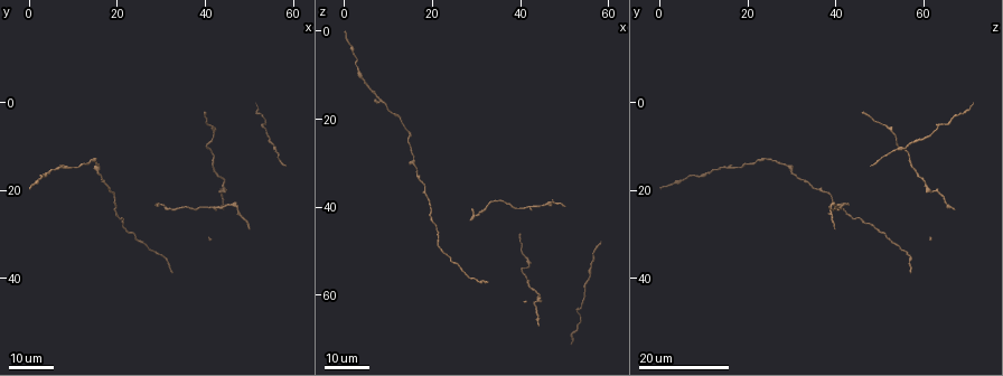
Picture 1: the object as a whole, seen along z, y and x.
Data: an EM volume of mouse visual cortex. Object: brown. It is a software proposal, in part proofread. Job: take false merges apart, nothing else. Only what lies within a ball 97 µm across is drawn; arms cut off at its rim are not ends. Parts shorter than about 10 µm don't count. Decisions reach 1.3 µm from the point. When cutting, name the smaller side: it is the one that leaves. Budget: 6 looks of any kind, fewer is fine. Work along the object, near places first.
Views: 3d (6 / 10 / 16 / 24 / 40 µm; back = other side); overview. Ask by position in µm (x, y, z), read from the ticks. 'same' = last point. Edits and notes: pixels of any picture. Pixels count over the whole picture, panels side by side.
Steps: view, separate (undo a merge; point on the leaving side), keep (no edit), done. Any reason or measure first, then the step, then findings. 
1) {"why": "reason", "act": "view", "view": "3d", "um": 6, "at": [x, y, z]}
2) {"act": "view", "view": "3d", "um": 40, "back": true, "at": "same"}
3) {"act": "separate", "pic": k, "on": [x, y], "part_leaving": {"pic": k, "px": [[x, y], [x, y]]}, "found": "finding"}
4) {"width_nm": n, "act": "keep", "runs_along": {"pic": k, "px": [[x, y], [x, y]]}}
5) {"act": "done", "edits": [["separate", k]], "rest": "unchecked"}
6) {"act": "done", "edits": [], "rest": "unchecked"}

{"why": "calibre changes", "act": "view", "view": "3d", "um": 24, "at": [41.5, 7.5, 53.5]}

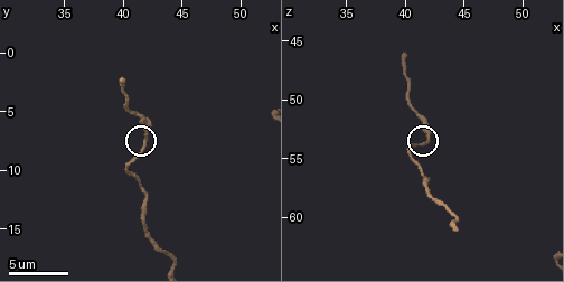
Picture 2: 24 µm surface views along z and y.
{"why": "closer look", "act": "view", "view": "3d", "um": 10, "at": [42.2, 7.0, 53.2]}

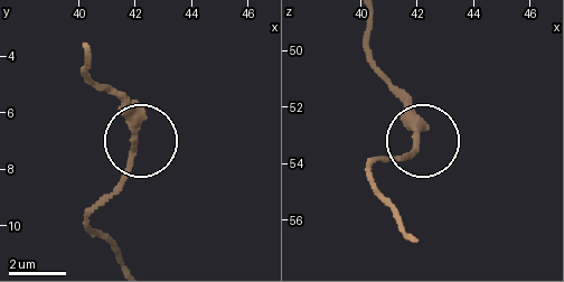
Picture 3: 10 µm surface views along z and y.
{"width_nm": 230, "act": "keep", "runs_along": {"pic": 3, "px": [[120, 257], [91, 221], [134, 142], [122, 94]]}, "found": "all the same neuron"}

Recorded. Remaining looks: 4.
{"act": "view", "view": "3d", "um": 16, "at": [42.0, 12.0, 57.0]}

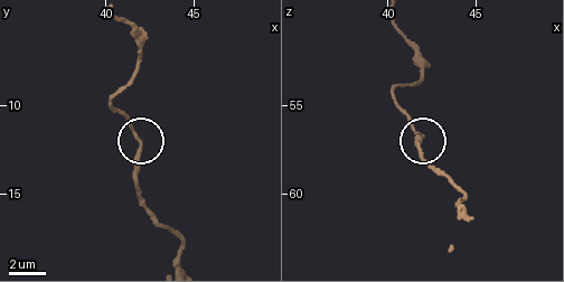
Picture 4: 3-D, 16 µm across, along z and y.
{"act": "view", "view": "3d", "um": 6, "at": "same"}

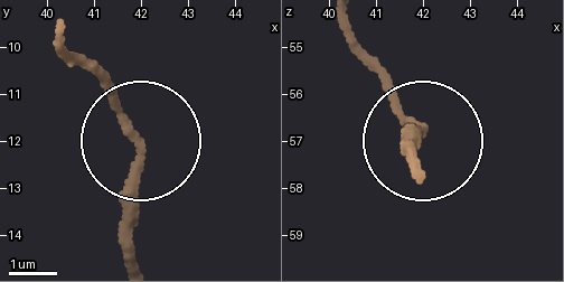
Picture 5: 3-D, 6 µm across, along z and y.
{"width_nm": 170, "act": "keep", "found": "all the same neuron"}

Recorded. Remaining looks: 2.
{"act": "view", "view": "3d", "um": 16, "at": [43.0, 20.0, 61.5]}

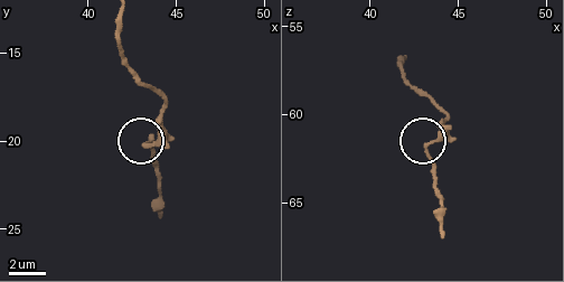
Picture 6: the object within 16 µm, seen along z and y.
{"why": "zoom in", "act": "view", "view": "3d", "um": 10, "at": [43.3, 20.2, 61.8]}

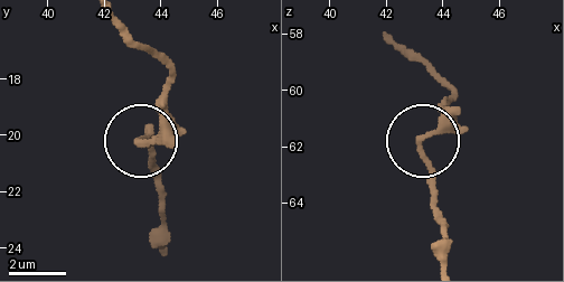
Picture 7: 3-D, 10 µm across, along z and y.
{"act": "keep", "found": "all the same neuron"}

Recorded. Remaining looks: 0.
{"act": "done", "edits": [], "rest": "unchecked"}

